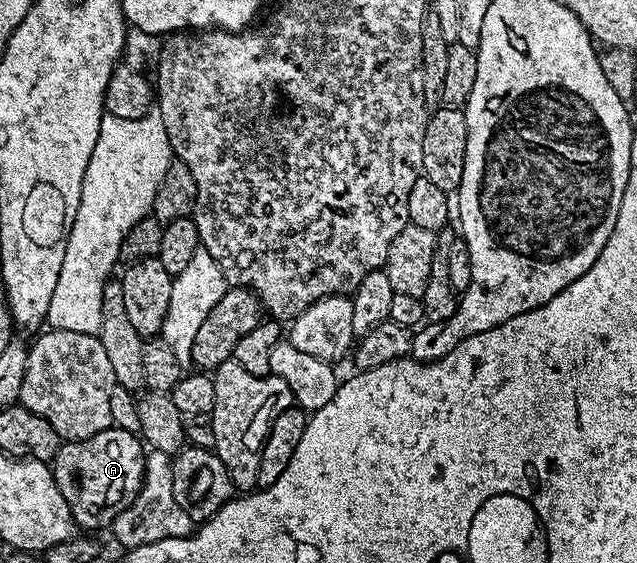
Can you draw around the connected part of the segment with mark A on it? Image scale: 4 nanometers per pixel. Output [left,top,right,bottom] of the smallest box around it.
[50,426,146,528]

